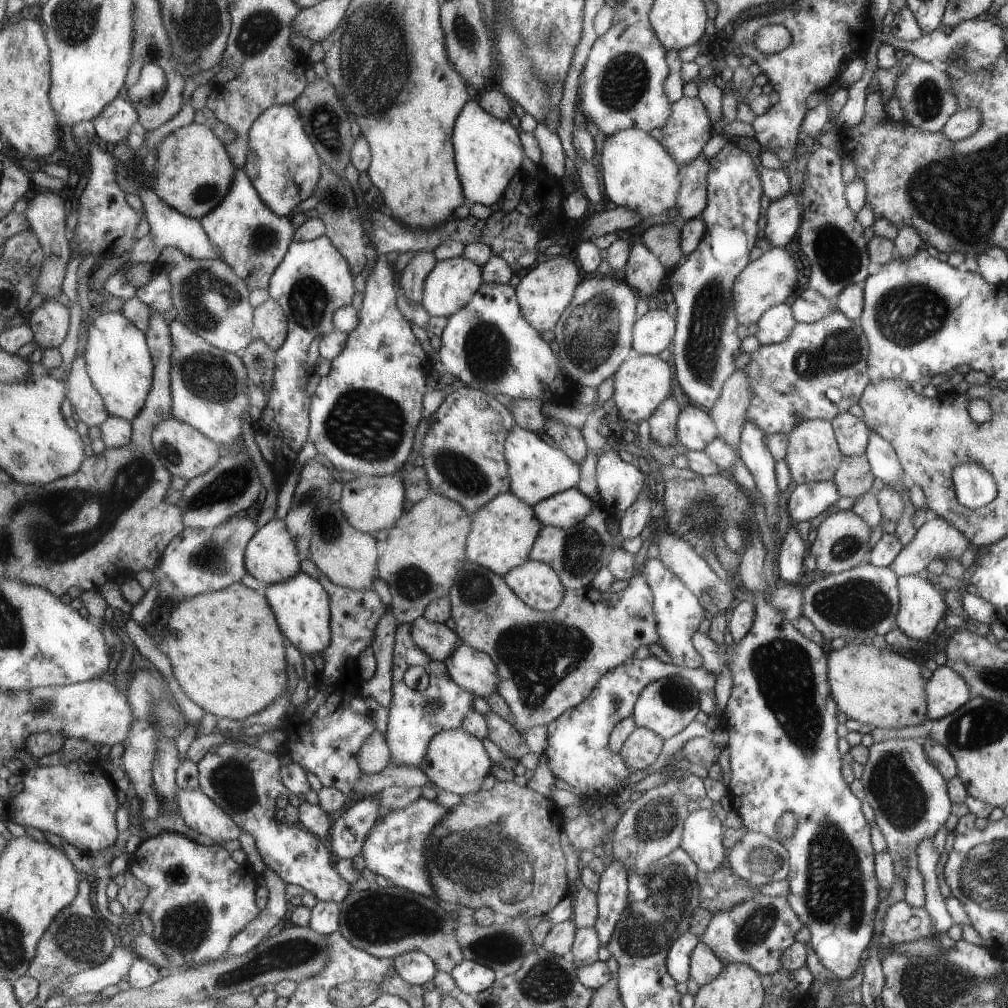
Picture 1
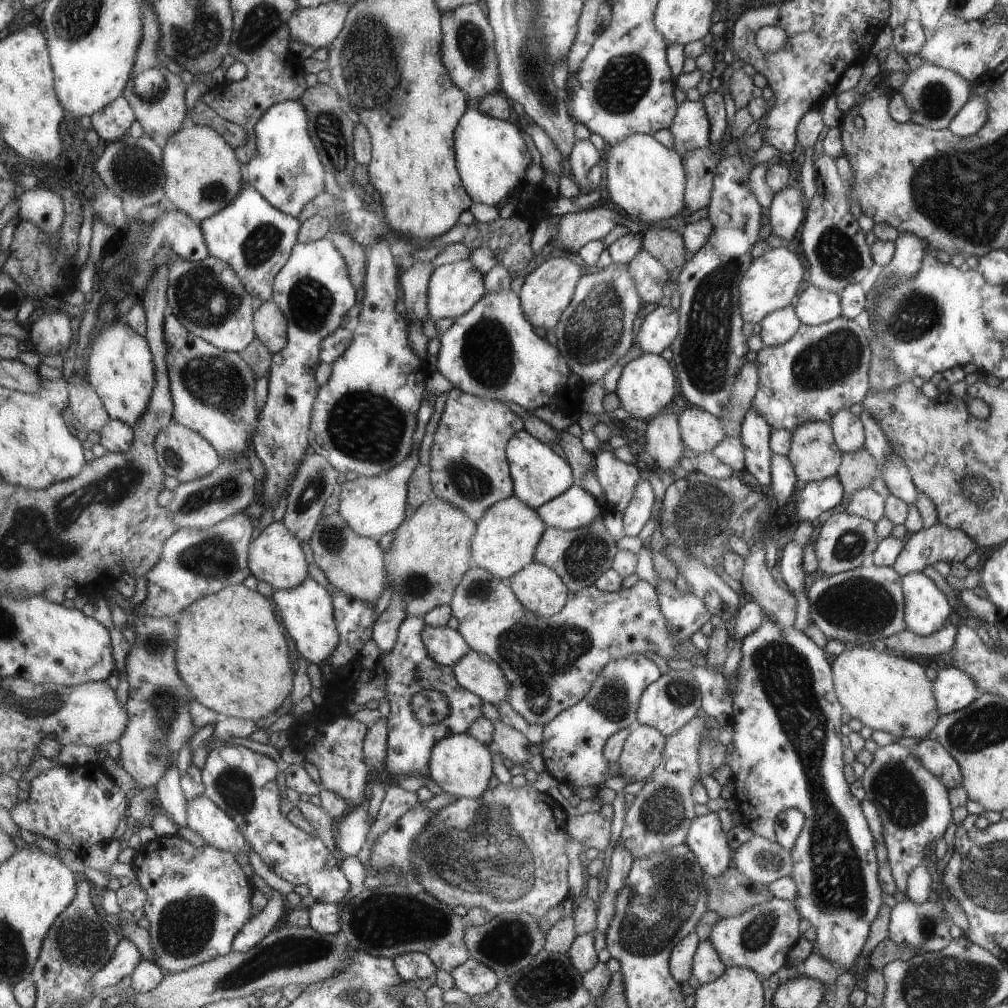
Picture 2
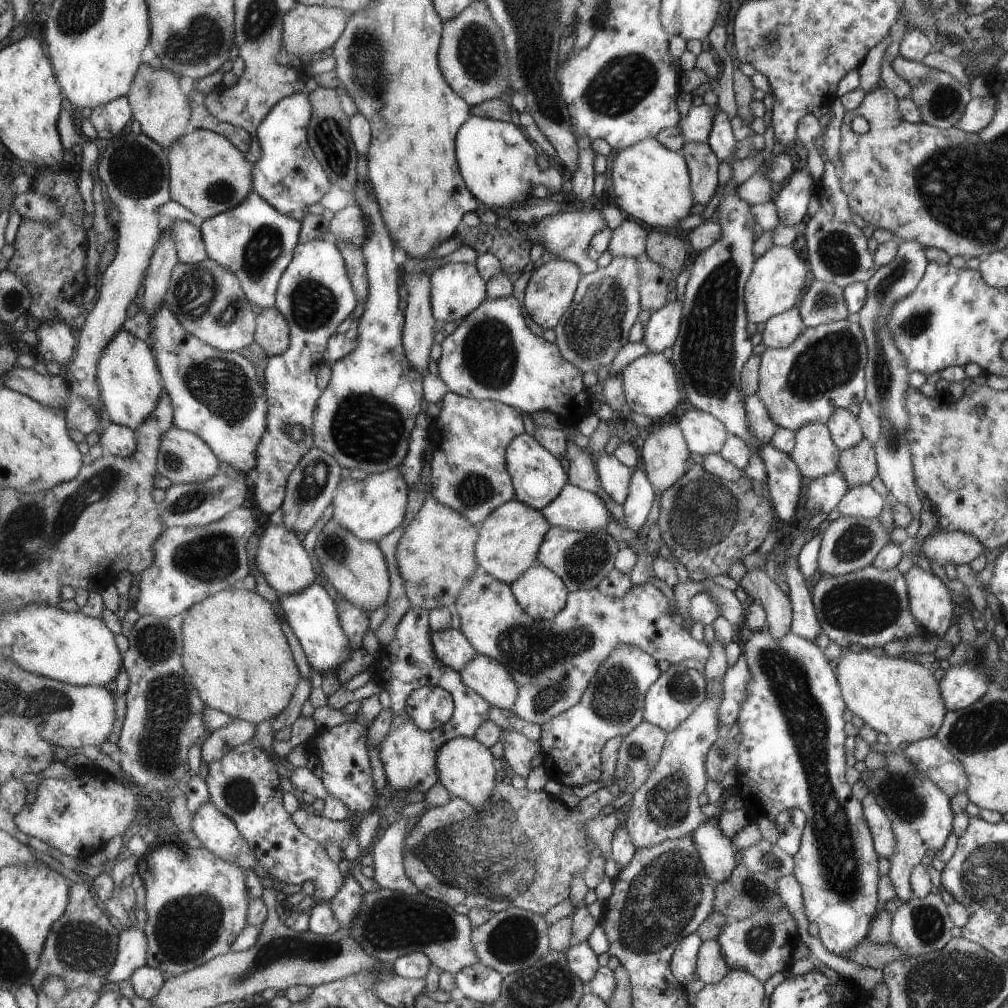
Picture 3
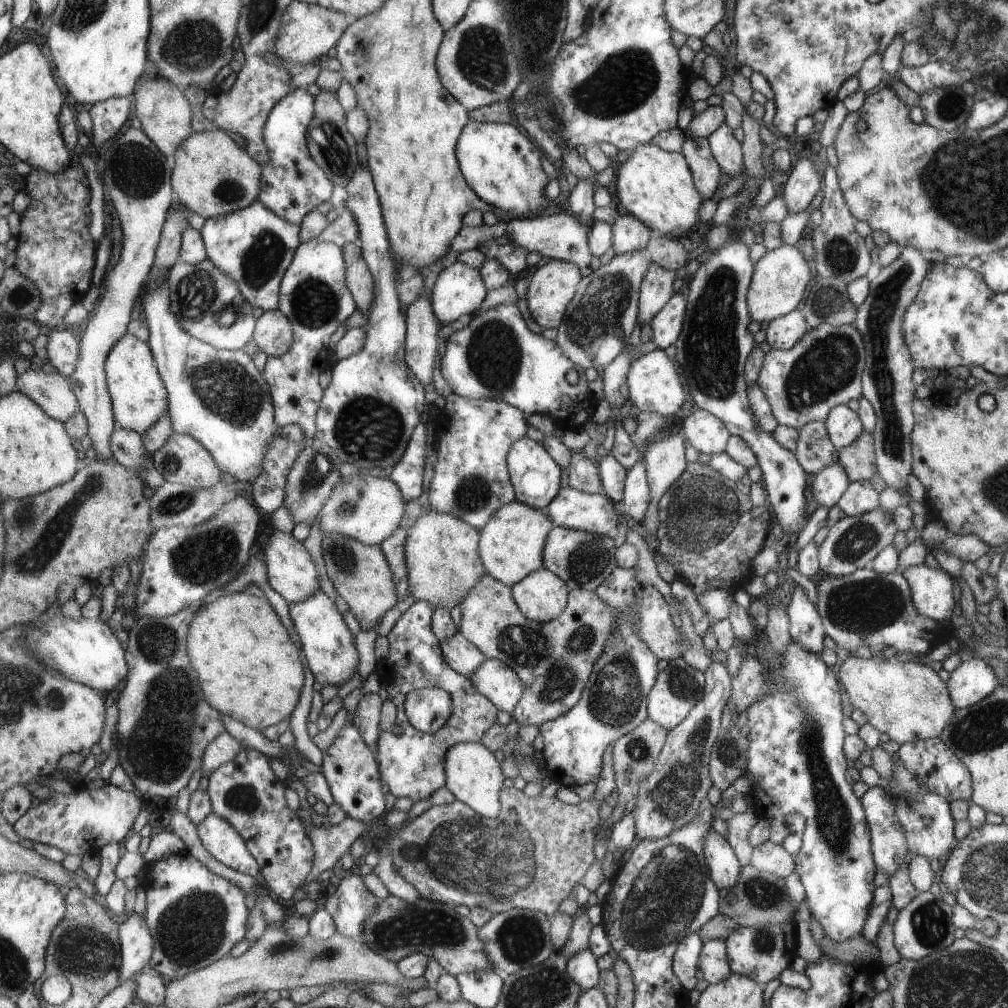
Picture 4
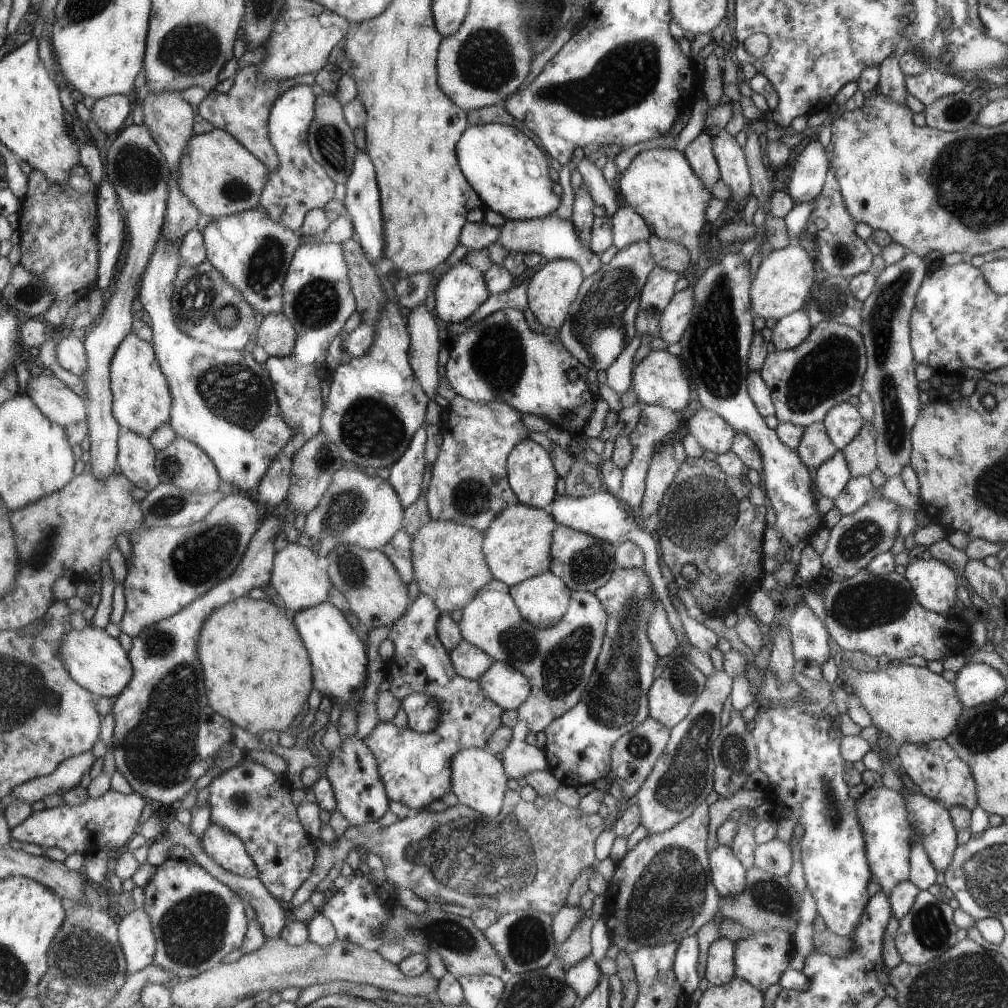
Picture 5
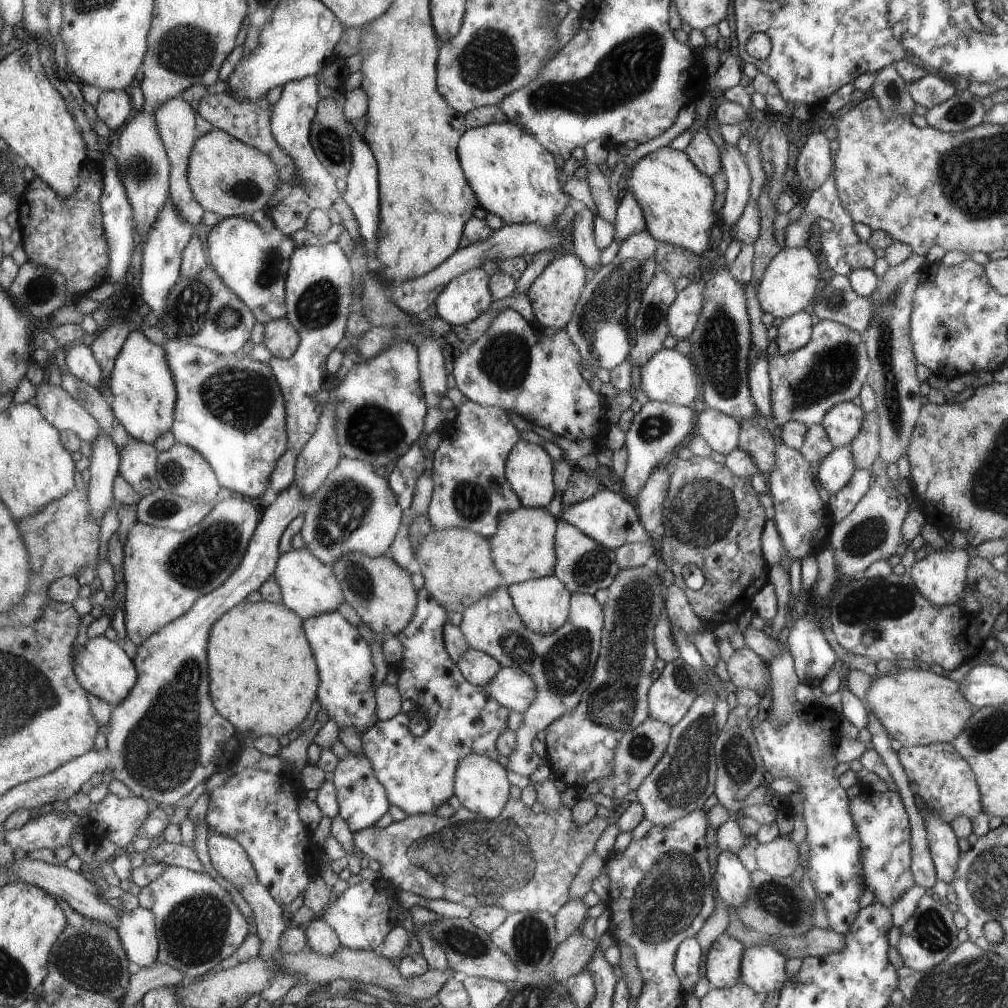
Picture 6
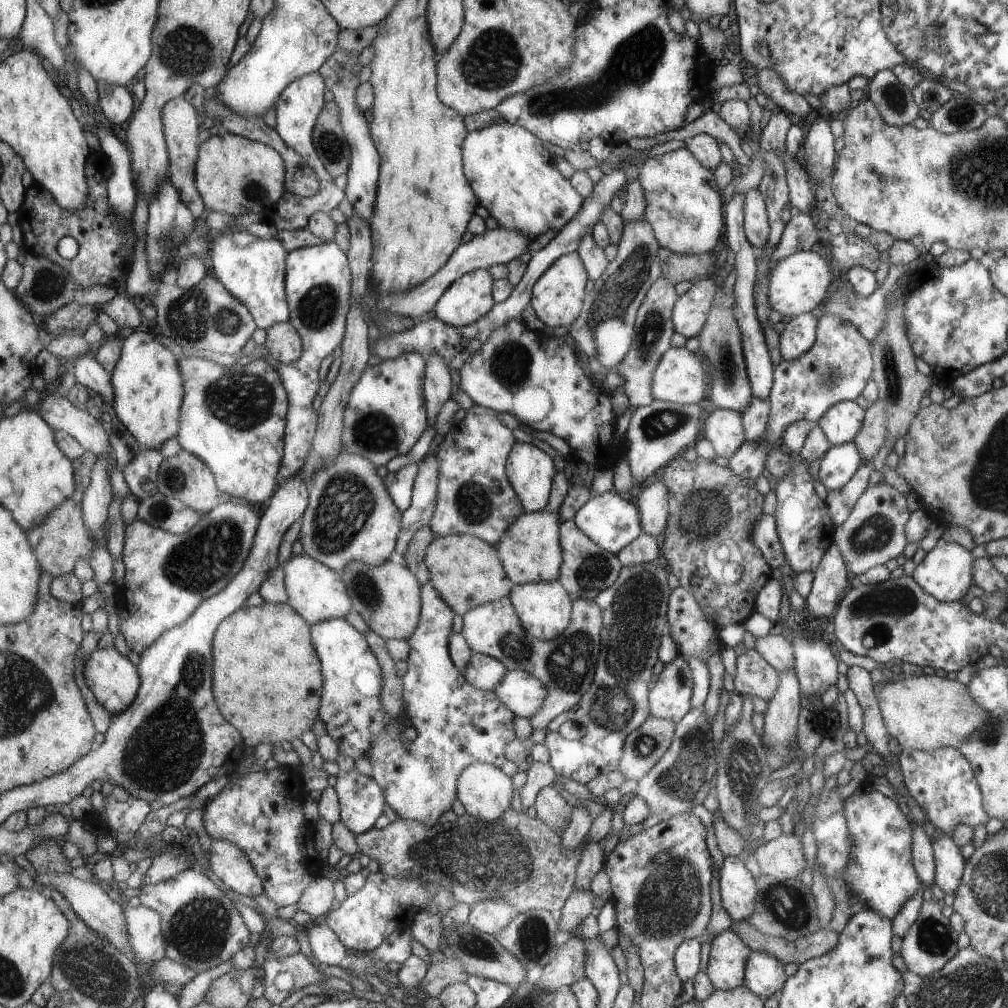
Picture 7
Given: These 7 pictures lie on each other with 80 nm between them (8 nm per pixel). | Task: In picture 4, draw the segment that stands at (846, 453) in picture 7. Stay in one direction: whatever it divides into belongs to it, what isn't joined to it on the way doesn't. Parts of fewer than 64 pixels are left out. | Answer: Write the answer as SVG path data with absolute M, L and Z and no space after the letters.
M835 460L821 468L814 474L810 488L817 506L831 508L845 492L848 482L845 469L839 461Z

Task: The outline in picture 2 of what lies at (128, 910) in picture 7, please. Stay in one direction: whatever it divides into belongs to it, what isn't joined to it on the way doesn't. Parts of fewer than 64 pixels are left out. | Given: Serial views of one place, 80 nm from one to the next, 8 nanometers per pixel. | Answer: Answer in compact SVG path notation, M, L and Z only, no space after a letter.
M124 937L117 945L113 958L92 978L93 990L100 991L107 986L117 986L125 976L131 976L137 965L145 959L141 949L133 940Z

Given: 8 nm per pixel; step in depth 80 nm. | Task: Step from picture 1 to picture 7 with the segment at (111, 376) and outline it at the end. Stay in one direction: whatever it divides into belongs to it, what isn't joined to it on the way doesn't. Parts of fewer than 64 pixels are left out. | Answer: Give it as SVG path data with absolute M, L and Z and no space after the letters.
M136 330L129 335L124 340L124 350L112 373L112 383L116 388L113 408L139 445L147 449L160 449L178 435L186 393L177 356L156 336Z

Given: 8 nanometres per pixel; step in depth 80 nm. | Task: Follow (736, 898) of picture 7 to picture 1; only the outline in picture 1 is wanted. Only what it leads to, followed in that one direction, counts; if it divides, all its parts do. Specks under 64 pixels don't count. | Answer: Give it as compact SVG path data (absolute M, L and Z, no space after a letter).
M713 811L688 812L682 824L680 847L696 863L699 871L715 870L726 856L721 821Z

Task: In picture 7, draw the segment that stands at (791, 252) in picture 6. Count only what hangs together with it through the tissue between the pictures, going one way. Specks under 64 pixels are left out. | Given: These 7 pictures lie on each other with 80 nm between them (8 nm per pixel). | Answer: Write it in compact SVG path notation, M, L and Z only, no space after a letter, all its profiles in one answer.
M795 251L784 259L779 259L769 272L768 303L773 310L780 312L782 316L797 316L801 313L809 313L817 307L819 302L827 296L827 286L831 282L831 272L823 258L813 251Z

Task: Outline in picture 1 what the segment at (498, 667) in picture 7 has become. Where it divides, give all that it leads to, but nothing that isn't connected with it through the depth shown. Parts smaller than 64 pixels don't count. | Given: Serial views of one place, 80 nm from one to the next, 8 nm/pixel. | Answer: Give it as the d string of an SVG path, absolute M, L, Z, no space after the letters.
M423 616L413 624L412 635L433 660L445 662L464 642L456 629Z

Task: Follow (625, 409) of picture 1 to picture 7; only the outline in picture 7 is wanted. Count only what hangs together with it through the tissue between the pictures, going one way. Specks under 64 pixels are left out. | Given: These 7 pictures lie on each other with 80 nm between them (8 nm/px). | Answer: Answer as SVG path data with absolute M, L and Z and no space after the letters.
M669 347L661 355L656 370L652 372L652 397L660 401L669 401L680 405L697 405L697 402L705 396L707 386L707 372L703 368L703 362L699 354L695 356L693 351L687 351L685 347Z

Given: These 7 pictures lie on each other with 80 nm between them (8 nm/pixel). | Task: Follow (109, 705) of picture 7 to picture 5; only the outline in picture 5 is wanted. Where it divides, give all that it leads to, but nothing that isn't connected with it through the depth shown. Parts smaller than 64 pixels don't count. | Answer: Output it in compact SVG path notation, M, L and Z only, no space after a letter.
M91 623L81 632L71 631L62 641L60 654L71 676L97 696L118 697L133 680L132 660L121 642L109 636L104 629L93 627Z

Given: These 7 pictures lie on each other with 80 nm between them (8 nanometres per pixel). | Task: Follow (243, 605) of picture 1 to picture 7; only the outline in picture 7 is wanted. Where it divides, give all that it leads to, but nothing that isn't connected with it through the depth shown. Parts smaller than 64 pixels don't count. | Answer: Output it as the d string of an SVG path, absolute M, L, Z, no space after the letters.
M263 603L261 606L241 607L233 616L229 616L229 620L225 620L225 624L221 624L217 636L215 636L215 696L217 696L217 704L221 706L223 716L240 729L246 746L259 746L261 743L269 743L278 746L283 740L291 741L293 738L303 736L307 730L313 728L317 716L320 716L320 706L322 694L324 691L324 672L320 656L316 651L312 639L312 626L296 608L293 608L289 603Z

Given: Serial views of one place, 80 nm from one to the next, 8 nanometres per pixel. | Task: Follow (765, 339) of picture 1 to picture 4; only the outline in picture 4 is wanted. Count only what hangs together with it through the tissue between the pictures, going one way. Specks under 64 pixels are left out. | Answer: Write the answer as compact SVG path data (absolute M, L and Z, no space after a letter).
M798 309L777 317L768 322L766 329L766 342L771 349L788 349L808 332L809 324L804 313Z

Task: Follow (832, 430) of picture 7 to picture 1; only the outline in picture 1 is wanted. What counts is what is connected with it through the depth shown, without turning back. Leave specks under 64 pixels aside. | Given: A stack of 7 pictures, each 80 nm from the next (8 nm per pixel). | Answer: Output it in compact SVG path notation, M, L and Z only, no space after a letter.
M849 411L840 412L830 420L834 437L843 455L863 455L868 444L868 428L862 419Z

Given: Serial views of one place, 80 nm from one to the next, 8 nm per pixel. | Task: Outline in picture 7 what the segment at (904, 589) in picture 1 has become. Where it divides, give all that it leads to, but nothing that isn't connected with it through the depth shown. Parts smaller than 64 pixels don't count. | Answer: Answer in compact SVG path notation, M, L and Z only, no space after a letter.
M943 542L943 546L937 543L929 550L923 560L916 565L914 572L911 574L912 579L929 596L942 603L950 603L961 600L961 597L971 586L973 556L969 554L969 549L964 545L958 545L956 542Z

